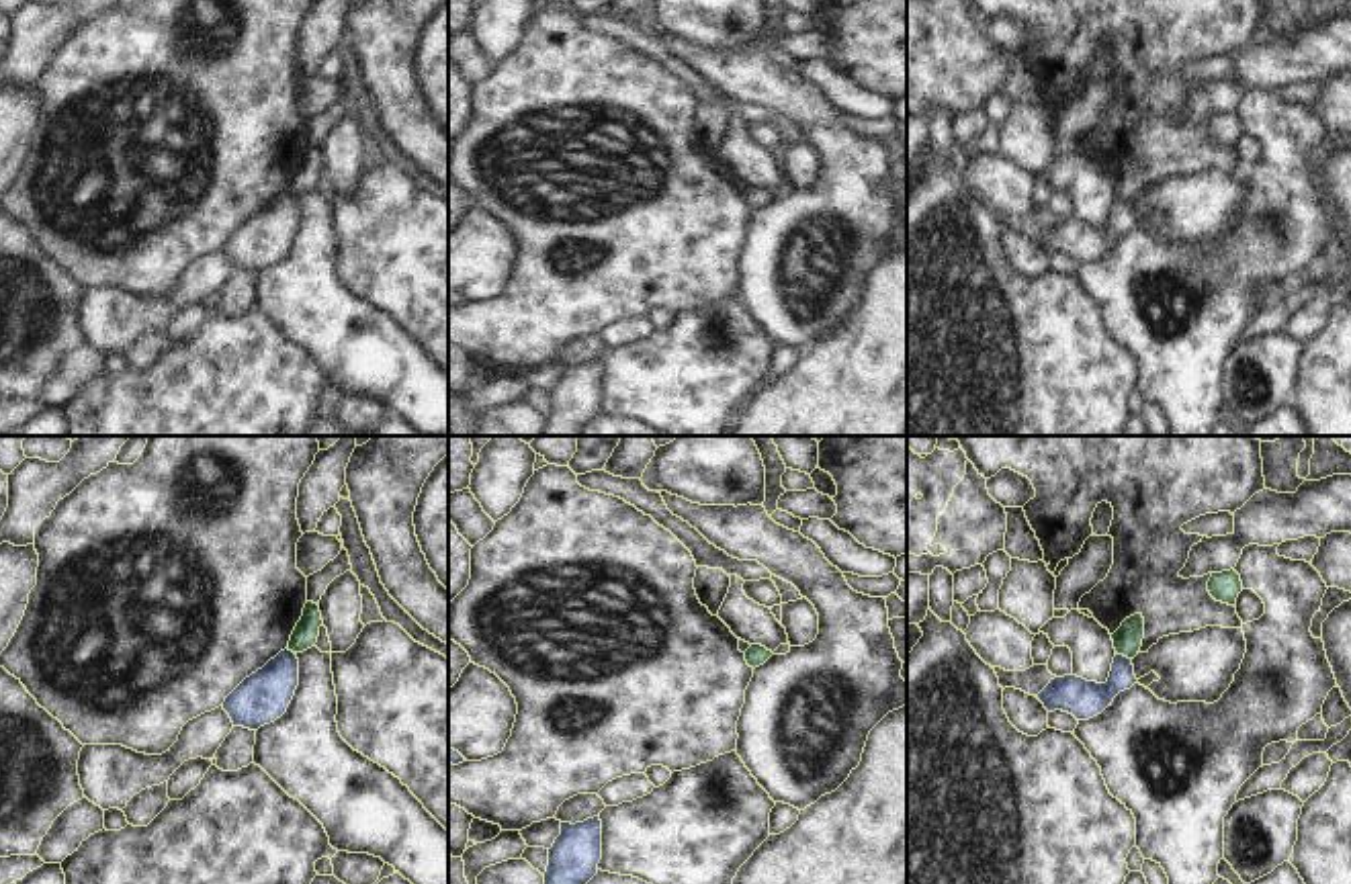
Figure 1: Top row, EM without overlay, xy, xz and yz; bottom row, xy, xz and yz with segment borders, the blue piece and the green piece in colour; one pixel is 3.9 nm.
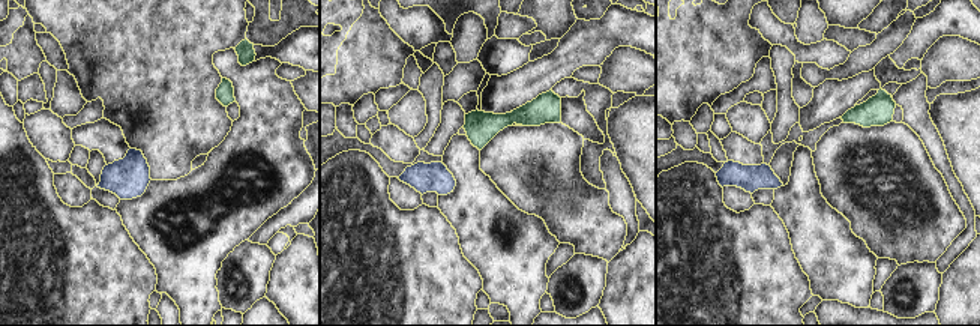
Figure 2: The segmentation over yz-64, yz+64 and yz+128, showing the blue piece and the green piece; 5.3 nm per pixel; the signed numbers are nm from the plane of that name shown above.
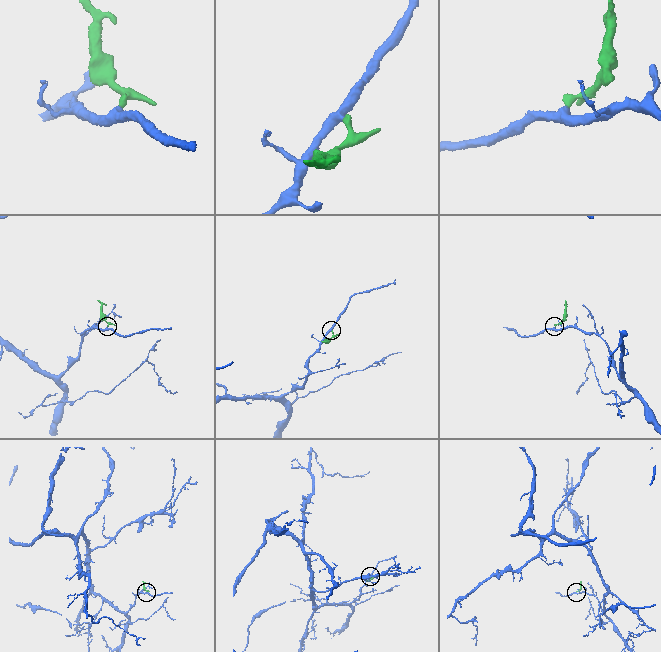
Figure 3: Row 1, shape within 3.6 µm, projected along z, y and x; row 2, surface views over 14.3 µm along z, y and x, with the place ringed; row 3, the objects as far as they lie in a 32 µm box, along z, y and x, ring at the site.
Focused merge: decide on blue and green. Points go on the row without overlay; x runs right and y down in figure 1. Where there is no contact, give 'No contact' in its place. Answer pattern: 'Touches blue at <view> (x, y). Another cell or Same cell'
Touches blue at yz (1122, 197). Another cell.

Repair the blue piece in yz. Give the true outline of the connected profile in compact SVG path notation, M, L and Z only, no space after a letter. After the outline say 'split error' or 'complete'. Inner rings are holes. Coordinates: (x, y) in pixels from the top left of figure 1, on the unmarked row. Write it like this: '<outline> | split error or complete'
M1116 194L1105 225L1087 223L1071 215L1050 221L1038 235L1038 241L1048 254L1062 252L1077 262L1089 262L1112 248L1114 239L1120 233L1130 231L1134 225L1138 225L1138 221L1134 217L1132 201Z | complete

